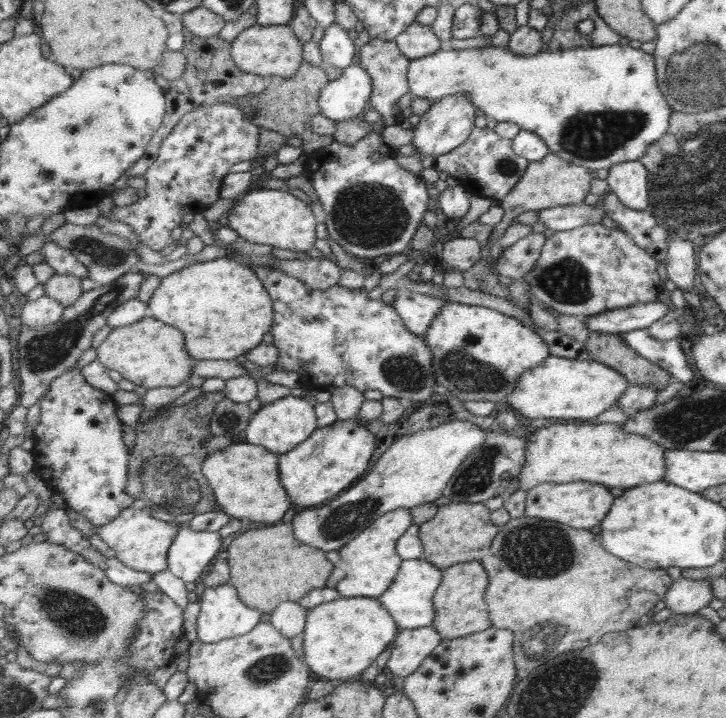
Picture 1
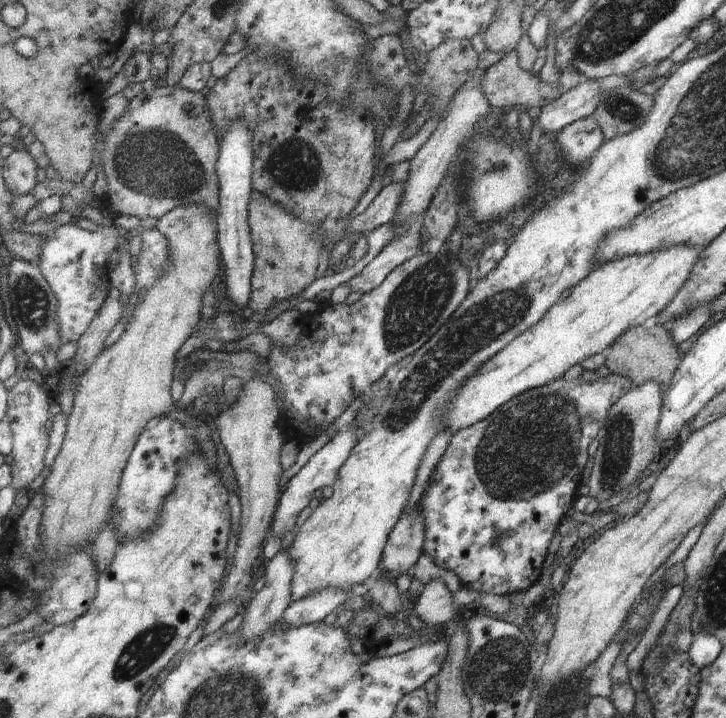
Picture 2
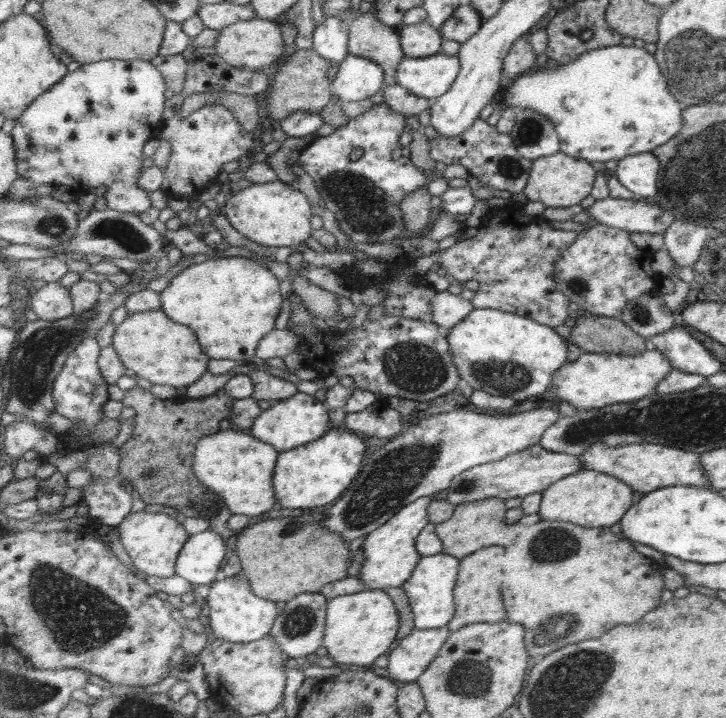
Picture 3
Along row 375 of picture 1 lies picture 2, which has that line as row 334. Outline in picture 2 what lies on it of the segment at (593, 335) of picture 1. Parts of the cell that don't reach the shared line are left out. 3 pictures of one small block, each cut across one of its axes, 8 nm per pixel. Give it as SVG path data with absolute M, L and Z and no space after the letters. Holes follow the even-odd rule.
M649 322L627 328L605 350L604 356L604 366L609 369L609 373L623 375L630 380L631 387L643 385L646 381L656 381L660 387L665 387L679 365L683 353L676 350L664 326Z

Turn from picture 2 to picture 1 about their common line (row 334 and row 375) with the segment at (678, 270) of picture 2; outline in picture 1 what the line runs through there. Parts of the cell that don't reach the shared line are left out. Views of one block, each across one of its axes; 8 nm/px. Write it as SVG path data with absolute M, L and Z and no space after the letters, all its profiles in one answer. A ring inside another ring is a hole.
M549 355L539 366L527 369L529 372L521 375L520 382L501 406L532 420L590 422L597 414L616 404L617 397L631 385L612 368L590 359L571 360Z

